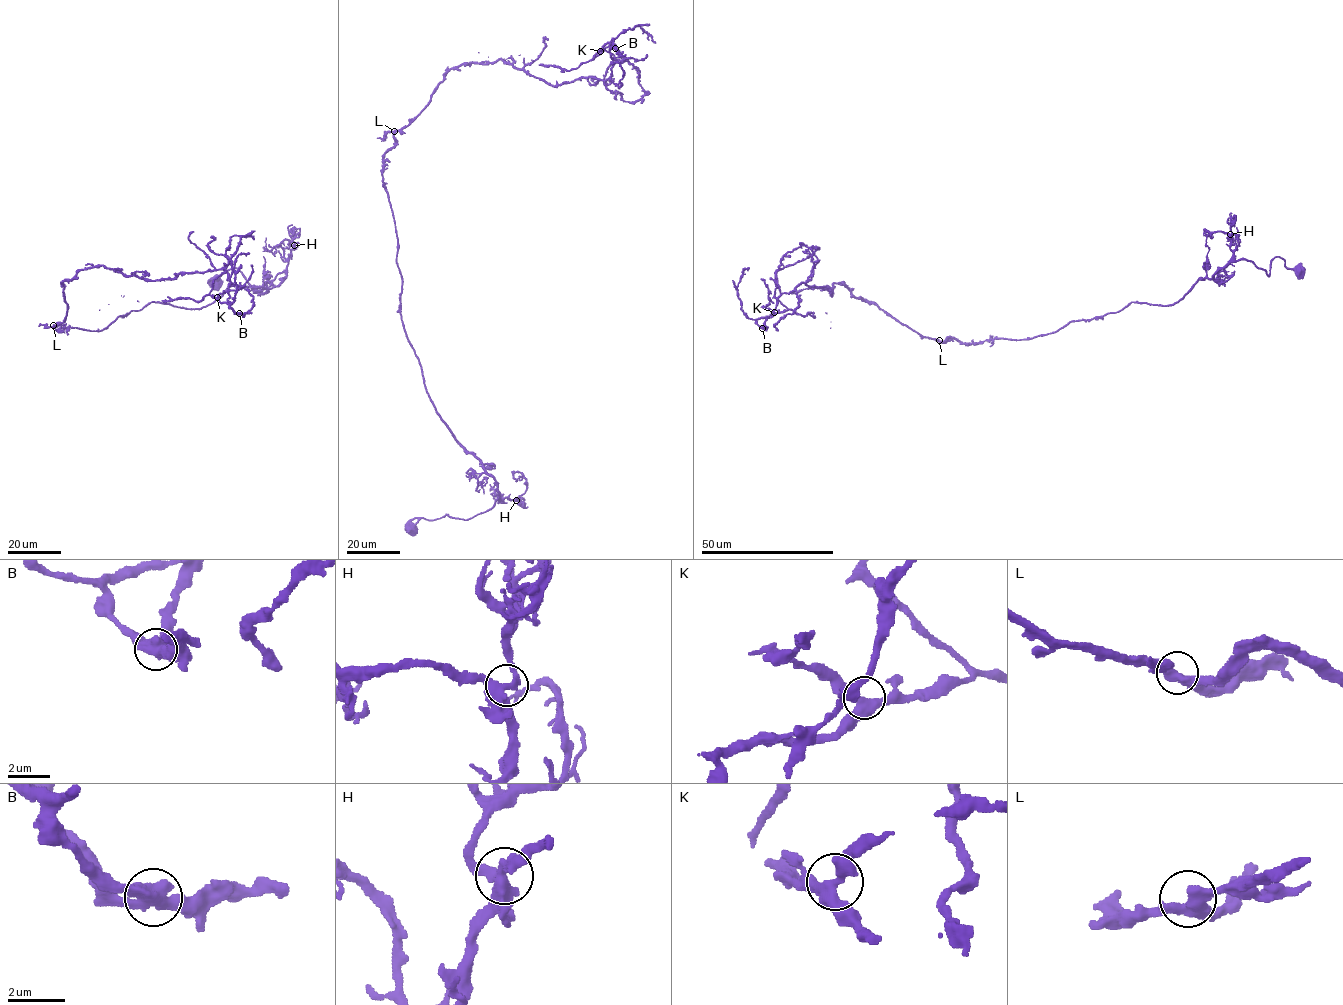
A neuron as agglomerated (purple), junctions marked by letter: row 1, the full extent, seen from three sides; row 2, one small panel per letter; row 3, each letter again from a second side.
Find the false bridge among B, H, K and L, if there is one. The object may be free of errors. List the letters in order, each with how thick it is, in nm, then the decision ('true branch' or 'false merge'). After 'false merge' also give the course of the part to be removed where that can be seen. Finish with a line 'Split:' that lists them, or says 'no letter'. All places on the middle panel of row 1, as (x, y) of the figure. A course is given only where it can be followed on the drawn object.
B: 500 nm thick; false merge; foreign part runs (616, 48), (612, 39), (591, 60), (604, 50), (626, 58), (639, 72), (645, 95), (625, 101), (615, 90)
H: 360 nm thick; true branch
K: 380 nm thick; true branch
L: 400 nm thick; true branch
Split: B

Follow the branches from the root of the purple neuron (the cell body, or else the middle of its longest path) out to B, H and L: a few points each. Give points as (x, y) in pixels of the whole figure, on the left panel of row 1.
B: (216, 281), (286, 273), (54, 329), (63, 282), (102, 266), (223, 269), (239, 313)
H: (216, 281), (226, 271), (235, 268), (252, 285), (262, 286), (285, 272), (294, 245)
L: (216, 281), (286, 273), (200, 308), (152, 302), (99, 331), (53, 325)

